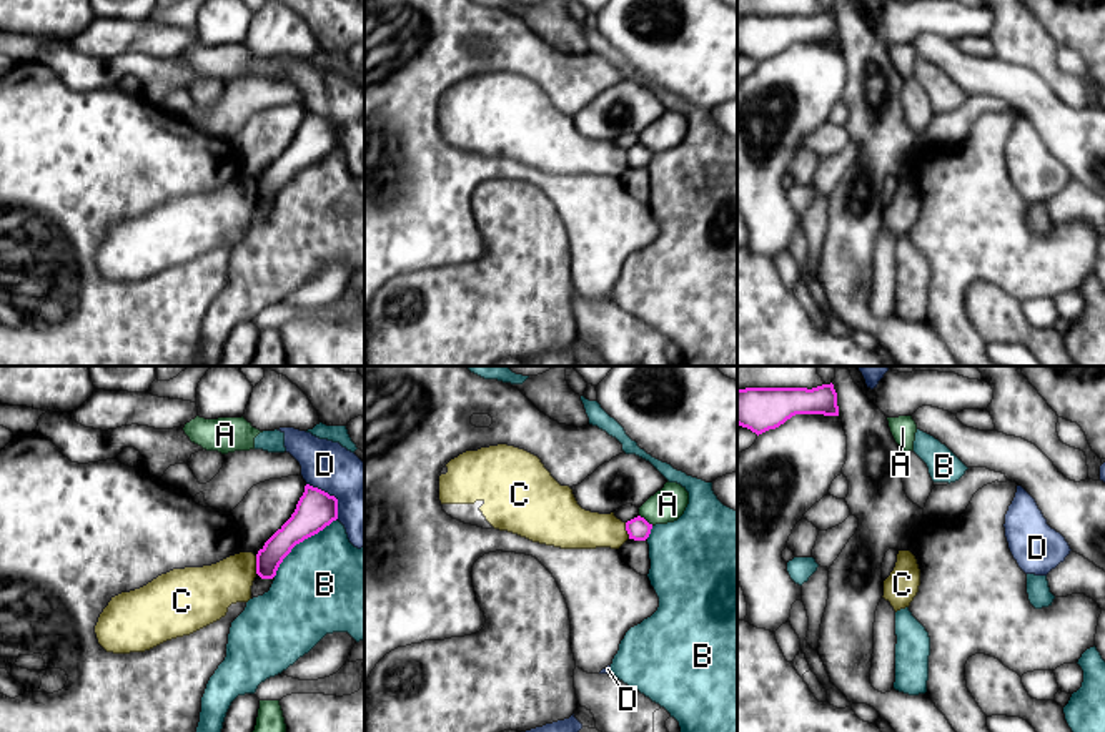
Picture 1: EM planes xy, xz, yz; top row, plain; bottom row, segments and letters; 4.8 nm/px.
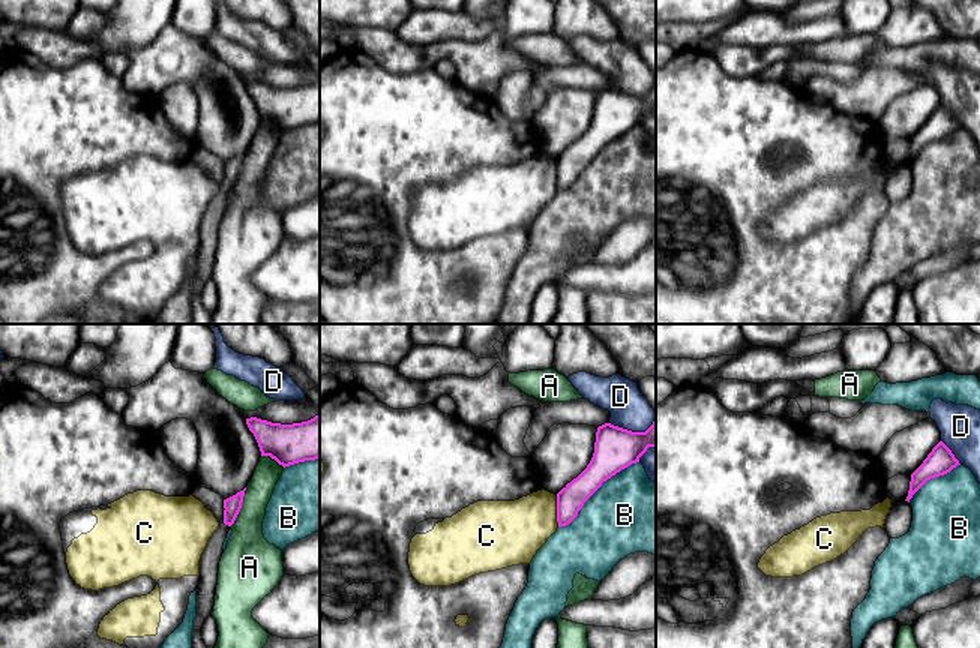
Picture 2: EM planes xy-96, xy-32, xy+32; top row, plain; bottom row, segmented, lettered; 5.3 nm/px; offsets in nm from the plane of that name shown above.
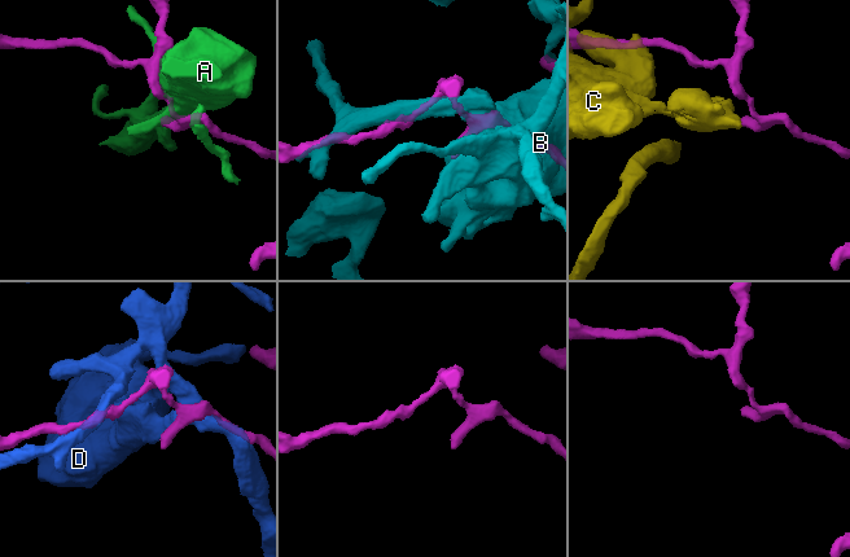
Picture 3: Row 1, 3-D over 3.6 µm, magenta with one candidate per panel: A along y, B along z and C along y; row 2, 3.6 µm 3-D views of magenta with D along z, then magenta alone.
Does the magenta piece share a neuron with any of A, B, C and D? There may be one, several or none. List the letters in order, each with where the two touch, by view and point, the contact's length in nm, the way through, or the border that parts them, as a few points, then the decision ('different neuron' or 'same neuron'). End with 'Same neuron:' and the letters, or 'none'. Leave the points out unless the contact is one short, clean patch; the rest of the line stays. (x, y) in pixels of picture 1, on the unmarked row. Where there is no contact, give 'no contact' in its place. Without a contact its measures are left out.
A: meets magenta in xz at (644, 147); contact 90 nm long; different neuron
B: meets magenta in xy at (300, 168); contact 400 nm long; different neuron
C: meets magenta in xy at (257, 192); contact 90 nm long; border along xy (255, 183), (257, 200); different neuron
D: meets magenta in xy at (331, 123); contact 240 nm long; different neuron
Same neuron: none

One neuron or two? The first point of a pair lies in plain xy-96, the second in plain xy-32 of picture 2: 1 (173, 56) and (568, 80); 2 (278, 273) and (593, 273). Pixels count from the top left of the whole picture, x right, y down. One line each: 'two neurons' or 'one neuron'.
1: two neurons
2: one neuron

